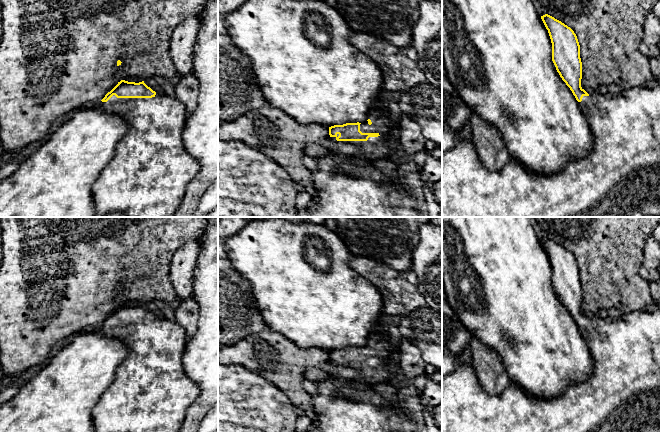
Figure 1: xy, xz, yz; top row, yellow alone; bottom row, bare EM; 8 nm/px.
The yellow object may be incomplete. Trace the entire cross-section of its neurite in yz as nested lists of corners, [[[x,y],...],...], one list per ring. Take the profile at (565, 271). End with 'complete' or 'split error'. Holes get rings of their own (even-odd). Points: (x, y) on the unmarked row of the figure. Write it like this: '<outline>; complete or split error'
[[[548,238],[541,240],[541,243],[551,263],[552,285],[556,294],[572,315],[592,354],[594,366],[590,379],[569,387],[563,394],[551,399],[532,397],[513,381],[510,381],[507,388],[499,395],[489,395],[481,387],[476,371],[471,363],[457,365],[451,373],[442,377],[442,432],[660,432],[660,310],[655,312],[648,312],[646,310],[635,311],[624,314],[620,318],[601,318],[599,316],[588,318],[581,311],[582,286],[580,282],[580,269],[576,258],[570,251]]]; split error

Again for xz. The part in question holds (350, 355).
[[[382,321],[372,332],[367,345],[329,351],[328,371],[332,378],[317,381],[318,393],[312,396],[315,418],[305,432],[423,432],[410,418],[410,411],[405,403],[399,400],[386,403],[374,390],[377,384],[398,383],[400,372],[394,371],[391,366],[395,355],[399,355],[399,345],[392,345],[386,339]],[[358,380],[364,380],[368,389],[361,391],[349,385],[350,381]]]; split error

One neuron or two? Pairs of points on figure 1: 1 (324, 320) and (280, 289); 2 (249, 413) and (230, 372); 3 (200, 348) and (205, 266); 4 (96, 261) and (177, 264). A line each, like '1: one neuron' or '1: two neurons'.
1: one neuron
2: one neuron
3: one neuron
4: two neurons

